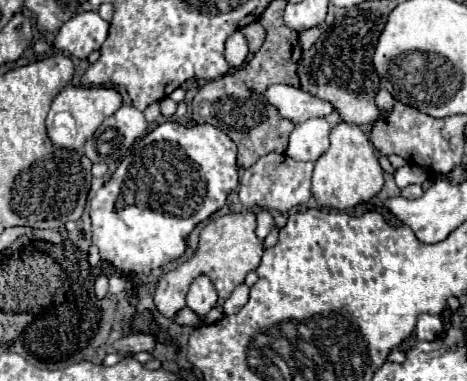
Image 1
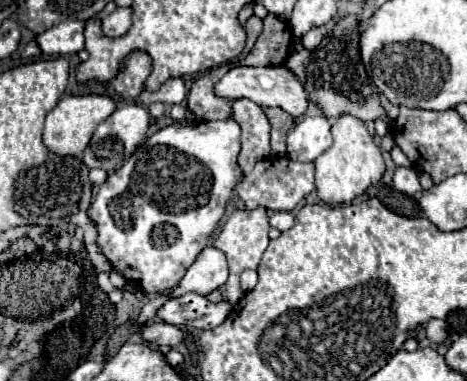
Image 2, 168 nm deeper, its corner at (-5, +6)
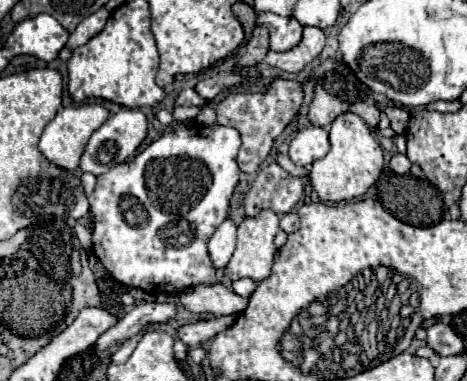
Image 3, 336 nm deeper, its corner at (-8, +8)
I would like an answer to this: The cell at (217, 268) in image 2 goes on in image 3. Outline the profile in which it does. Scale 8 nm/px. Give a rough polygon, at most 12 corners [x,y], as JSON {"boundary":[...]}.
{"boundary":[[226,218],[208,240],[214,268],[226,268],[236,226]]}

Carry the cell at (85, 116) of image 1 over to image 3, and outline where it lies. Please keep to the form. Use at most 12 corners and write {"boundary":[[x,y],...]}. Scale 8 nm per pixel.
{"boundary":[[100,104],[64,106],[40,152],[76,170],[90,136],[110,116]]}

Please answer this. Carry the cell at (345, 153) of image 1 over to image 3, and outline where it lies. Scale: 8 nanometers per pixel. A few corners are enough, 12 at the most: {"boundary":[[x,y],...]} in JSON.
{"boundary":[[352,112],[330,126],[330,152],[310,170],[320,200],[364,196],[382,148]]}

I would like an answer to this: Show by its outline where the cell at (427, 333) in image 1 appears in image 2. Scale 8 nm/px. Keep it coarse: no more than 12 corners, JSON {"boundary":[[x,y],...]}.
{"boundary":[[445,320],[427,322],[427,338],[443,344],[449,338]]}

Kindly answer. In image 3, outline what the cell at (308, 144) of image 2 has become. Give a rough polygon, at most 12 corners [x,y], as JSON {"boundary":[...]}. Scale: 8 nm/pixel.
{"boundary":[[308,124],[292,138],[288,156],[310,166],[330,150],[328,130]]}

